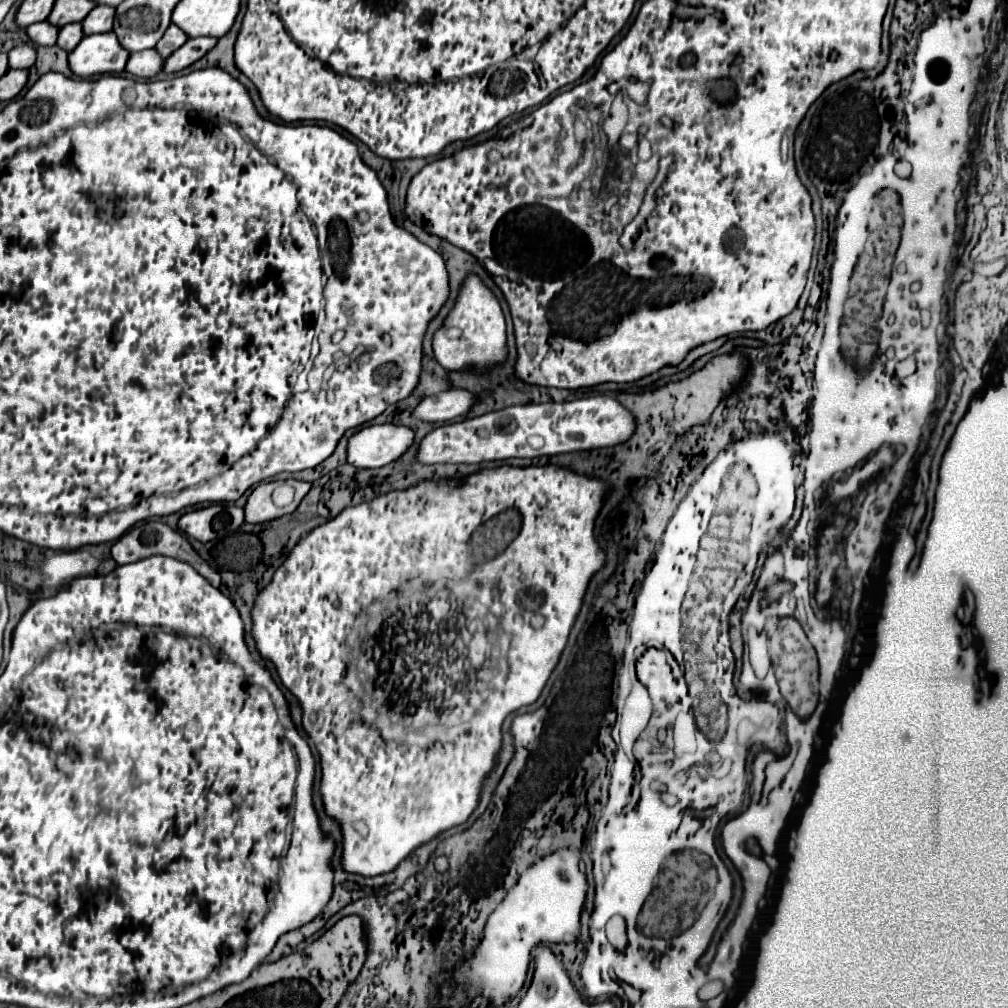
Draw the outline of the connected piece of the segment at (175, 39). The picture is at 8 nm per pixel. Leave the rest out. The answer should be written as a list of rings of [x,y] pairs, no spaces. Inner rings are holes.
[[[172,24],[170,28],[168,28],[168,32],[162,36],[162,40],[160,40],[160,44],[156,46],[156,50],[164,56],[164,58],[168,58],[172,52],[176,52],[184,42],[188,40],[188,36],[184,34],[184,30],[180,30],[176,24]]]

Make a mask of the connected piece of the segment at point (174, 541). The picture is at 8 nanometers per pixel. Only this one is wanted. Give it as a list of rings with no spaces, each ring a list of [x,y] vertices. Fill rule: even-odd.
[[[140,522],[140,526],[134,526],[130,532],[126,532],[120,540],[114,542],[112,546],[112,558],[118,562],[118,564],[132,564],[132,562],[138,562],[142,558],[148,558],[148,556],[154,556],[154,554],[162,554],[162,556],[170,556],[170,558],[176,558],[176,560],[182,560],[190,566],[194,566],[212,586],[220,586],[220,574],[218,570],[214,570],[208,562],[204,562],[198,552],[192,548],[192,544],[188,542],[188,538],[178,532],[178,530],[172,530],[168,524],[164,522]]]

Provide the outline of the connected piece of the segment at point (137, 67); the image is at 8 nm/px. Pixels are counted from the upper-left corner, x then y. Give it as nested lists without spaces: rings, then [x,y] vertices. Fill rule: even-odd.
[[[154,48],[144,52],[134,52],[126,66],[126,72],[138,78],[154,78],[162,70],[164,70],[164,58]]]

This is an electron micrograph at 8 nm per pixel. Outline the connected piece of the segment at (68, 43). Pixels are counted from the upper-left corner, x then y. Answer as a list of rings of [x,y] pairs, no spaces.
[[[74,22],[74,24],[66,24],[60,28],[60,36],[58,36],[58,46],[72,52],[80,40],[84,38],[84,32],[82,32],[82,24],[80,22]]]

